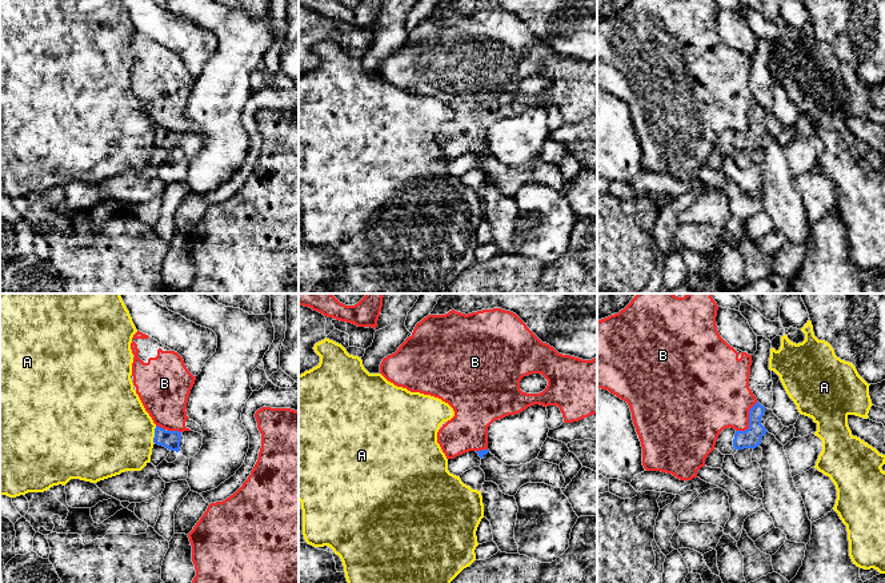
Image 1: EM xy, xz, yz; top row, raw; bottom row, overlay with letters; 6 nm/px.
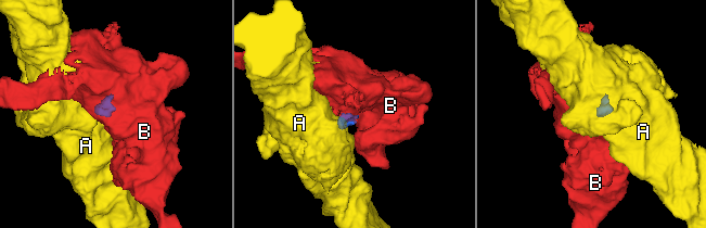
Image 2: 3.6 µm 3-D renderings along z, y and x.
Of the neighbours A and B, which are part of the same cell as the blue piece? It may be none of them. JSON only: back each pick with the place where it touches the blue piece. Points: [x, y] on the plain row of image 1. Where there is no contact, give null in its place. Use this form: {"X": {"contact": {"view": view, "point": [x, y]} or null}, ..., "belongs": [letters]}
{"belongs": []}

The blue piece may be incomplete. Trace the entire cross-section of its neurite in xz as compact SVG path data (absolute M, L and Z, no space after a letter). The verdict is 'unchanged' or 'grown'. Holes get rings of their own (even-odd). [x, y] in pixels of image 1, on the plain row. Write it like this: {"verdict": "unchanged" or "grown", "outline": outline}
{"verdict": "grown", "outline": "M489 151L476 152L481 159L480 169L485 175L485 183L493 183L505 196L514 197L518 189L526 184L545 184L554 189L562 189L565 180L560 167L534 160L526 165L506 167Z"}

